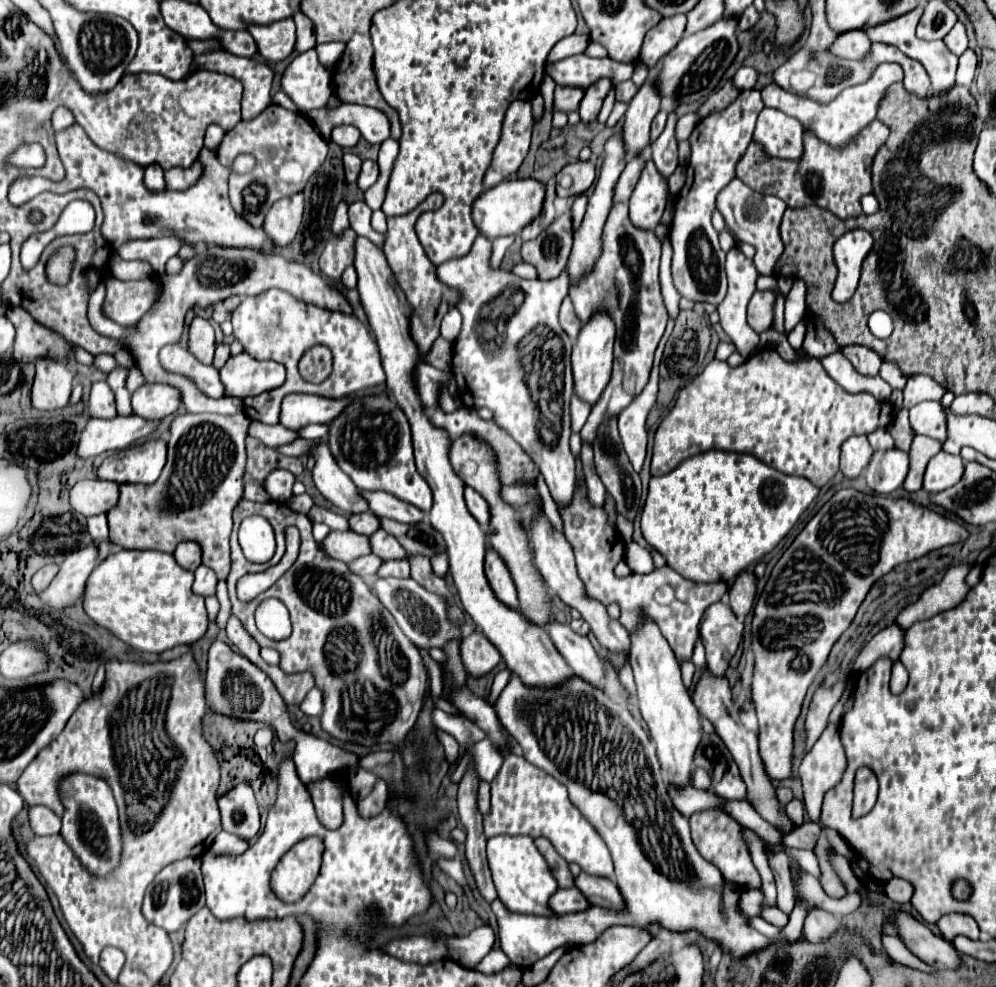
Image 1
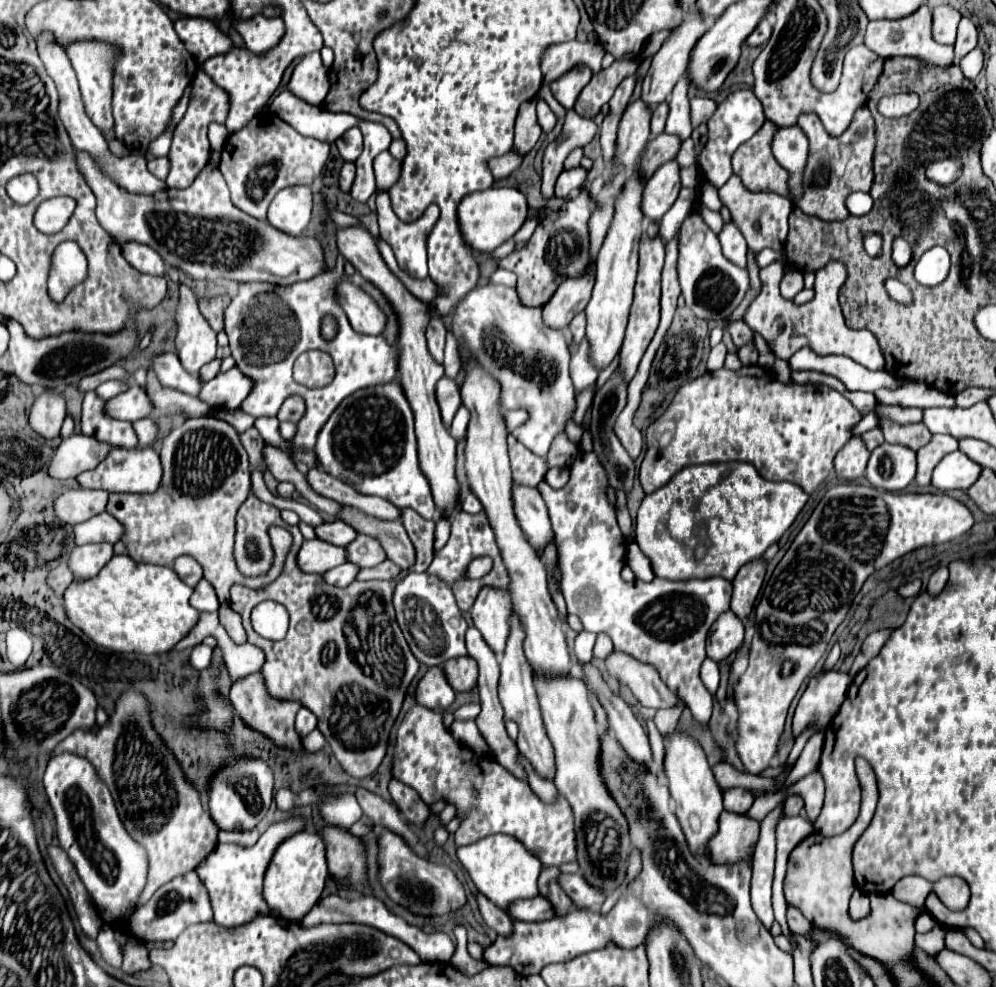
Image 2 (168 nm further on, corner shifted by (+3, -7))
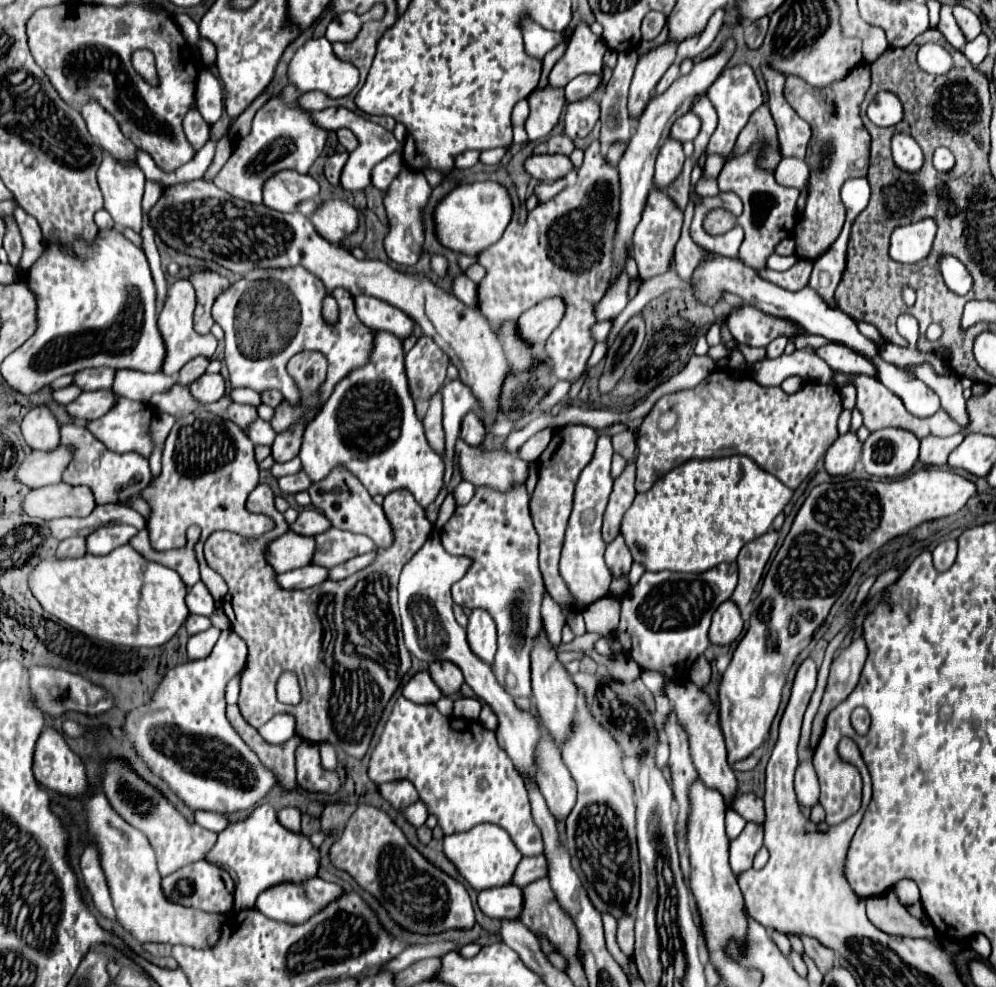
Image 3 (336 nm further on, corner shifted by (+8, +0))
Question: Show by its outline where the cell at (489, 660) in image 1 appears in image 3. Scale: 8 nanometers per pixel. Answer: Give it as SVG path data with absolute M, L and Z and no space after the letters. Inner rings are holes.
M433 662L429 666L429 674L445 696L459 692L463 684L463 674L453 662Z

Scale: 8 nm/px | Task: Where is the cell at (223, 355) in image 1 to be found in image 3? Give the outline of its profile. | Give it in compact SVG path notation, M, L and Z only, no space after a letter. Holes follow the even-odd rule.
M193 358L191 362L187 362L181 368L181 372L179 372L179 384L183 384L183 386L191 384L193 380L197 380L199 376L205 374L207 366L209 366L209 358Z

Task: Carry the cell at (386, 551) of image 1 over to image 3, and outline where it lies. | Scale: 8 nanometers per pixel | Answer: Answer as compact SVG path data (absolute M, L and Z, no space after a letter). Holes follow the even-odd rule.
M331 528L315 536L315 540L317 540L317 552L313 564L327 566L327 568L333 568L349 558L371 552L375 548L375 544L363 534L353 534L339 528Z

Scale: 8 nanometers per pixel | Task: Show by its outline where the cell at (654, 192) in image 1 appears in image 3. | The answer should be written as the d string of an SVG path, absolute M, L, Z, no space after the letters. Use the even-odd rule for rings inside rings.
M667 140L657 156L657 162L655 162L653 186L659 190L665 190L681 174L683 160L685 160L685 154L683 154L681 142Z

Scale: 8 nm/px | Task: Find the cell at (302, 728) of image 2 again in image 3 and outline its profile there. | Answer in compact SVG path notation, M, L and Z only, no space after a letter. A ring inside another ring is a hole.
M277 714L273 716L267 724L263 724L259 728L259 734L271 742L271 744L281 744L285 740L289 740L295 734L295 722L291 714Z

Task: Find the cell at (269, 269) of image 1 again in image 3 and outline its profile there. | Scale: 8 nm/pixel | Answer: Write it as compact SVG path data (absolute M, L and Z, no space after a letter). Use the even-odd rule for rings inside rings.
M361 296L361 298L353 298L355 300L355 310L357 310L357 318L361 318L361 322L377 332L385 330L395 334L397 338L407 338L413 330L413 320L397 310L395 306L389 306L387 302L379 300L379 298L369 298L369 296Z

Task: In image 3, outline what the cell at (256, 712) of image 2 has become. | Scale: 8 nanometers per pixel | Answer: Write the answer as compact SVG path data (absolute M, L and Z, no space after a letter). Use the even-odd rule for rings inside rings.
M237 704L227 706L227 718L229 718L231 726L239 732L239 736L259 754L261 762L277 774L283 788L285 790L297 788L297 782L295 782L295 750L297 750L301 738L293 736L293 738L289 738L289 742L283 742L281 746L269 746L269 742L265 742L261 738L259 730L249 726L249 722L245 722Z

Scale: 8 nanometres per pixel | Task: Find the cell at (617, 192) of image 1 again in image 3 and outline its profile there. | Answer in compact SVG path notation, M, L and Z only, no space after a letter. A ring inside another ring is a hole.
M687 112L685 116L677 118L677 122L673 124L671 128L671 138L677 138L677 142L687 142L687 140L693 140L699 132L699 118L693 114L693 112Z

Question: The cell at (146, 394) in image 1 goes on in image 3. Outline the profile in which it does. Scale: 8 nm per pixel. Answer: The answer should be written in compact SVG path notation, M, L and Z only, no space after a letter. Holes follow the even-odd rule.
M97 390L97 392L83 392L81 398L67 404L67 412L77 420L95 420L101 414L107 414L117 402L117 394L111 390Z

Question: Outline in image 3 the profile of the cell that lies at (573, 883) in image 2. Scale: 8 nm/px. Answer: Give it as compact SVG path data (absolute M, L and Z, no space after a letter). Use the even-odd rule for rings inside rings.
M531 856L531 858L523 858L515 870L513 876L513 884L517 884L519 888L527 886L529 882L535 882L537 878L547 878L549 872L549 862L545 856Z

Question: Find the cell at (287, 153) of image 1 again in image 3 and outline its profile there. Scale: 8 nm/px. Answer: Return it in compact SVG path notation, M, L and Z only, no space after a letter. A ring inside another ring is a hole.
M271 98L261 110L257 110L251 132L243 138L237 138L233 144L233 152L225 166L215 176L215 184L229 192L233 198L241 198L245 202L261 204L263 184L281 170L297 170L307 174L313 162L325 148L327 132L309 122L307 116L283 106L279 98Z

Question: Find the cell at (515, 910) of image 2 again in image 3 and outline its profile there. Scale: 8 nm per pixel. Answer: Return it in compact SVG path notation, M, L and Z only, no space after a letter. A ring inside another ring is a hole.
M507 884L479 892L479 908L489 918L519 918L521 916L521 888Z

